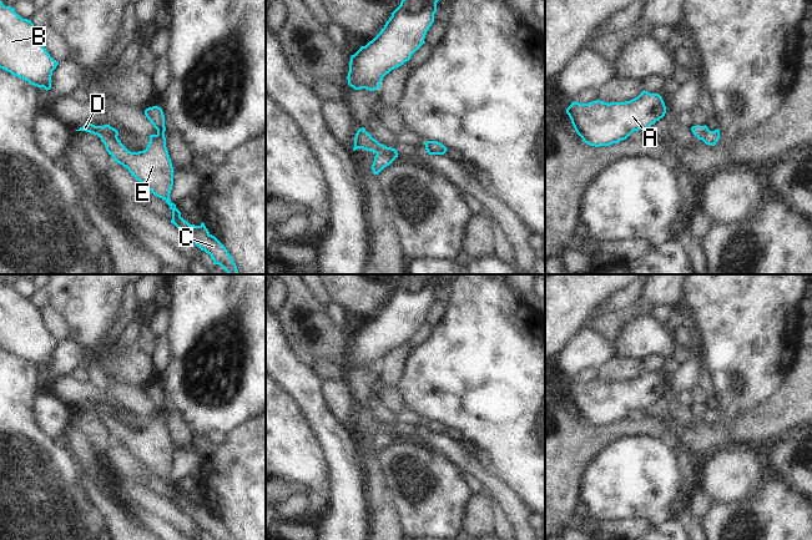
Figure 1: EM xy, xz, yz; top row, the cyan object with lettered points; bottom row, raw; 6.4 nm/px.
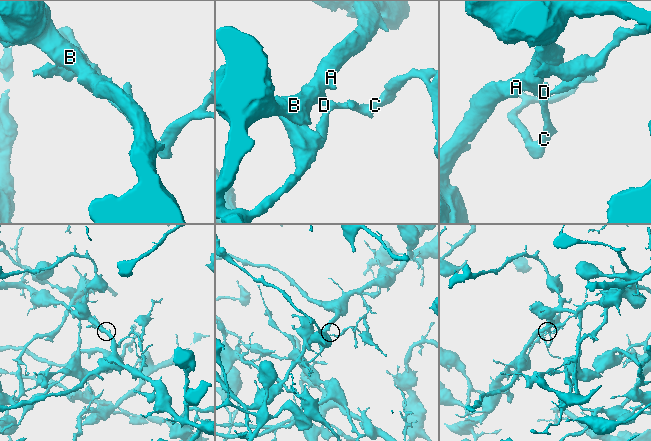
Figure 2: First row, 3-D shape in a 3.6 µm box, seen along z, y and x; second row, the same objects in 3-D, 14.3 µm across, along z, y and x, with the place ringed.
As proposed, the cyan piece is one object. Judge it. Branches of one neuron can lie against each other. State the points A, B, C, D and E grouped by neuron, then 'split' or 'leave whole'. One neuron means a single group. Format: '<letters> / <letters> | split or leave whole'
A B D / C E | split

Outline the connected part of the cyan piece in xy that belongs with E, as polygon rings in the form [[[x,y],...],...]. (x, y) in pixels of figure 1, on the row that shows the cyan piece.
[[[158,106],[146,108],[145,115],[157,130],[157,133],[148,136],[150,142],[143,151],[131,152],[121,143],[118,137],[99,136],[106,151],[114,157],[115,162],[126,167],[131,176],[143,183],[155,196],[166,201],[172,210],[171,223],[188,236],[201,251],[208,253],[213,264],[220,264],[228,274],[239,274],[226,247],[208,232],[205,223],[202,222],[200,226],[190,224],[181,217],[176,205],[171,202],[170,193],[175,171],[166,147],[165,115]]]

